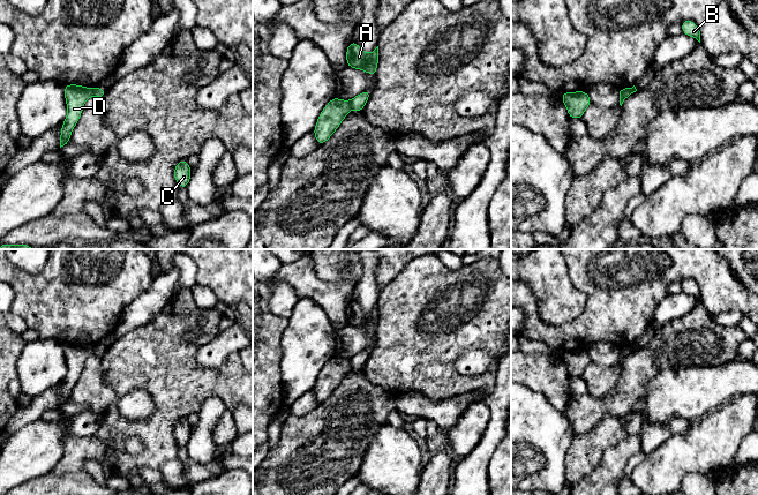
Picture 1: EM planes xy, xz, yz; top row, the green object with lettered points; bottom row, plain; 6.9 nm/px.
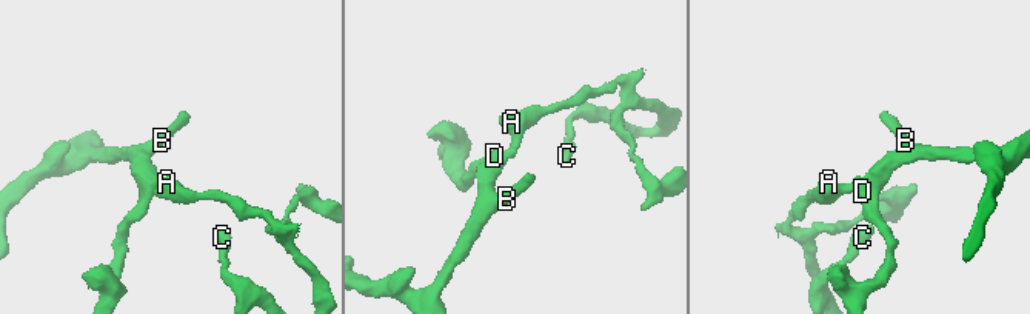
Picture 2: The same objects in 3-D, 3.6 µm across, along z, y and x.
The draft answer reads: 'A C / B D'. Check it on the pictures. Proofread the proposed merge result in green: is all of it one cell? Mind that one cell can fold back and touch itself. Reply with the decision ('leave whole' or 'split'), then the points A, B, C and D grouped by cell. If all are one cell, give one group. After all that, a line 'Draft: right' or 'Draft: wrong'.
split; A C / B D
Draft: right

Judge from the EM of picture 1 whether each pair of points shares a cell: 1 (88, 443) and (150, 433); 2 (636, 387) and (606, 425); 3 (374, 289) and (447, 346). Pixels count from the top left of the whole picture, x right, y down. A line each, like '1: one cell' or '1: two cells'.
1: two cells
2: two cells
3: two cells

